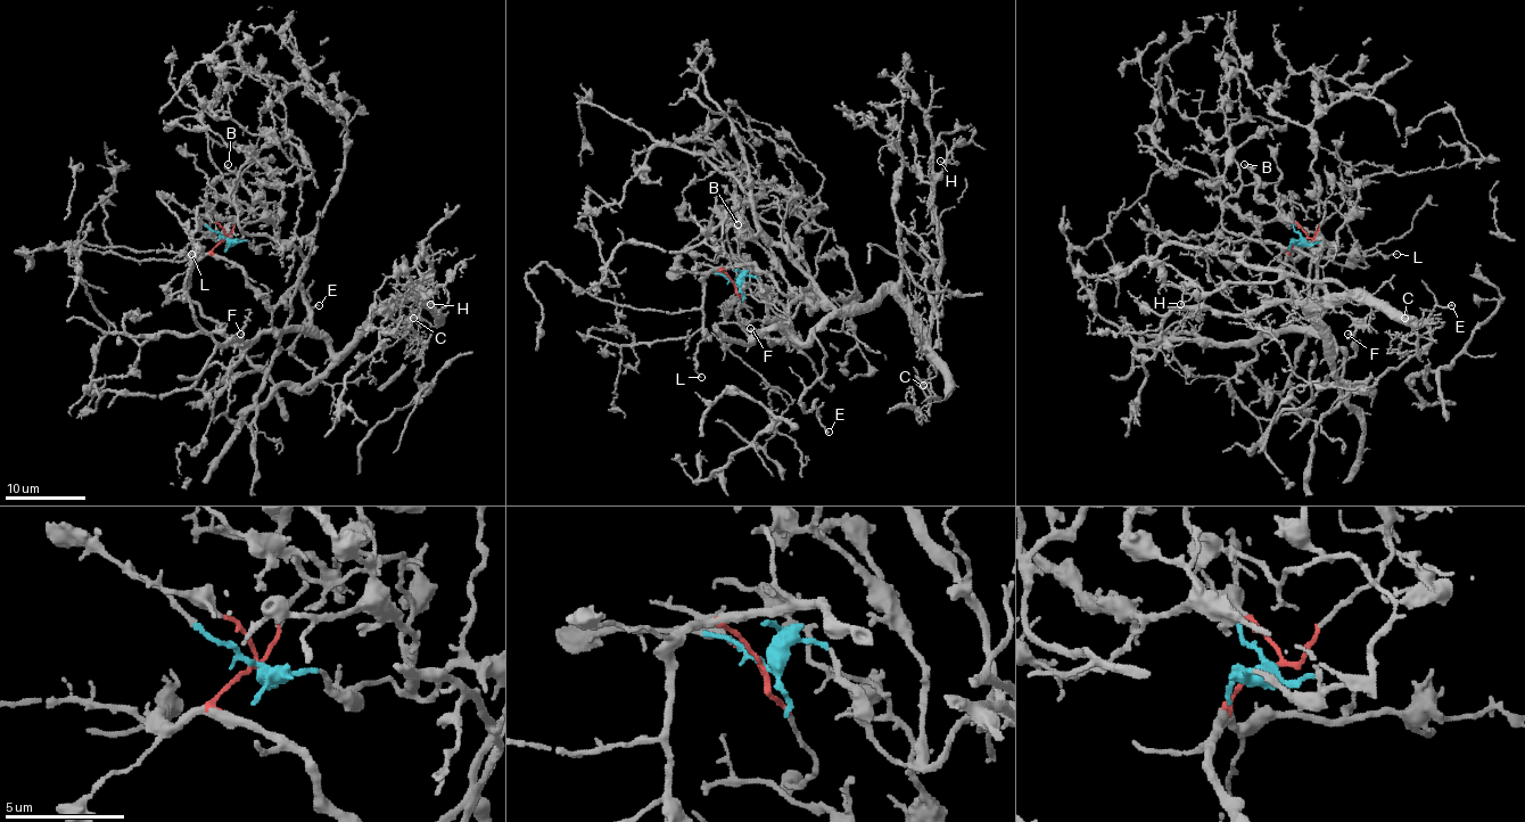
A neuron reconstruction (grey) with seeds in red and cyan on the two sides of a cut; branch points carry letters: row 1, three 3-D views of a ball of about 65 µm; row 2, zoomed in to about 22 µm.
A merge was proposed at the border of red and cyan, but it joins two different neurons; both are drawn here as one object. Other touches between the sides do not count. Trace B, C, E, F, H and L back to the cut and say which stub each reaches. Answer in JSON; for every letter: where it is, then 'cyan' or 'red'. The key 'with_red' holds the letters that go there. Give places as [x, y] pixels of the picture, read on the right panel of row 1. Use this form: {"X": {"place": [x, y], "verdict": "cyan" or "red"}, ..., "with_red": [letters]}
{"B": {"place": [1244, 164], "verdict": "cyan"}, "C": {"place": [1404, 318], "verdict": "red"}, "E": {"place": [1451, 305], "verdict": "red"}, "F": {"place": [1348, 334], "verdict": "red"}, "H": {"place": [1180, 304], "verdict": "red"}, "L": {"place": [1396, 254], "verdict": "red"}, "with_red": ["C", "E", "F", "H", "L"]}

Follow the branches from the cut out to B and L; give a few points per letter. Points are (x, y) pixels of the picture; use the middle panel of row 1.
B: (733, 282), (753, 277), (766, 303), (785, 314), (788, 282), (780, 261), (759, 237), (748, 237), (738, 224)
L: (733, 285), (719, 270), (708, 274), (703, 338), (695, 354), (695, 370), (701, 377)

